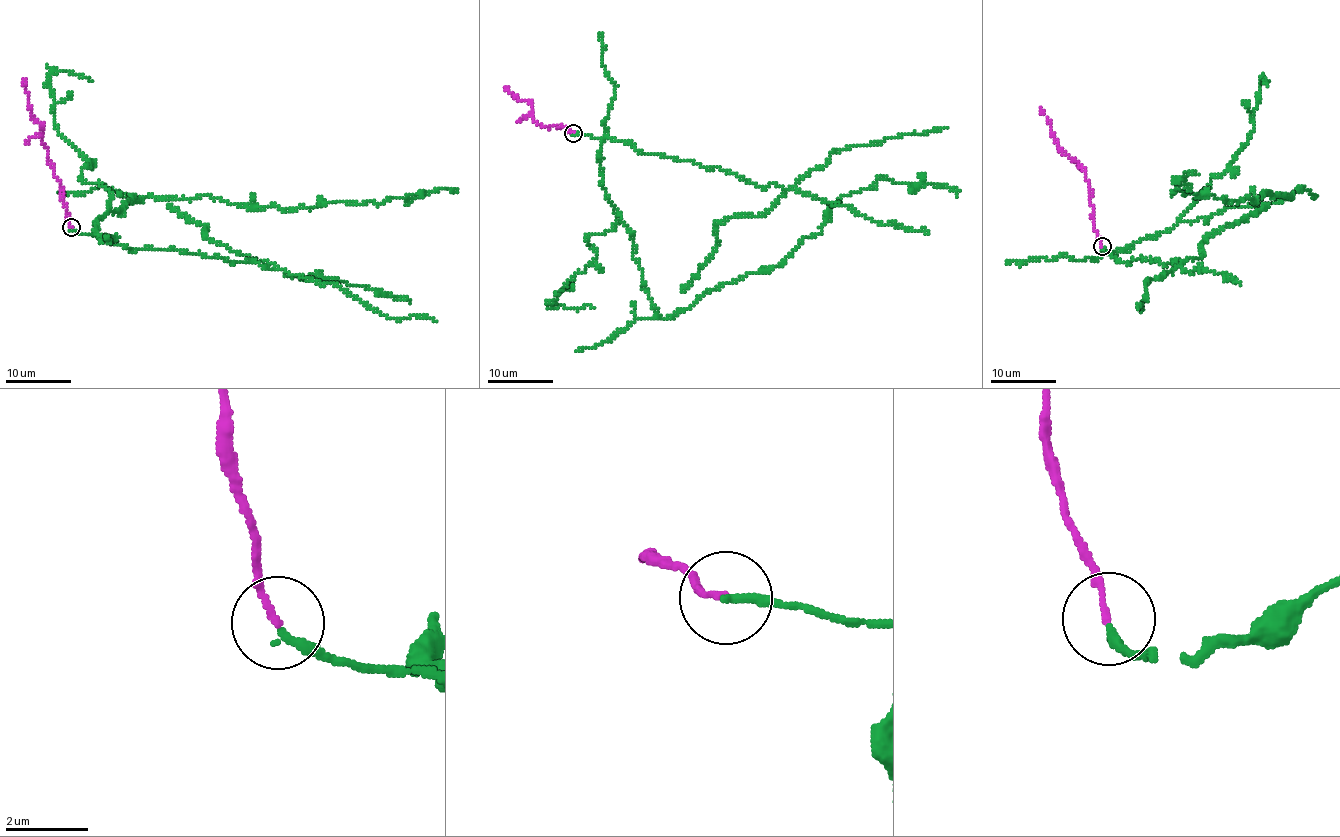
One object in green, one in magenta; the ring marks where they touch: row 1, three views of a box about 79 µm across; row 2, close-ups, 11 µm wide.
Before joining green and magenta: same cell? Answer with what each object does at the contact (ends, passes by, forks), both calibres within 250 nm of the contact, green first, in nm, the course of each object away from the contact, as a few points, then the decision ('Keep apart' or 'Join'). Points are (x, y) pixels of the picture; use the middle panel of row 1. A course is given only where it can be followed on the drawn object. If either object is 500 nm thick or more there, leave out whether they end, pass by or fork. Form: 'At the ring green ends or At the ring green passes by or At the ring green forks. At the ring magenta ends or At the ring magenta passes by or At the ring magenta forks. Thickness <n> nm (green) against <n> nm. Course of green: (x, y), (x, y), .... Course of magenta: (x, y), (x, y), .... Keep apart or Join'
At the ring green ends. At the ring magenta ends. Thickness 220 nm (green) against 140 nm. Course of green: (573, 132), (602, 139), (602, 185), (661, 317), (778, 265), (841, 196), (877, 178), (957, 196). Course of magenta: (573, 132), (556, 125), (540, 125), (534, 119), (531, 106), (514, 97), (507, 87). Keep apart

